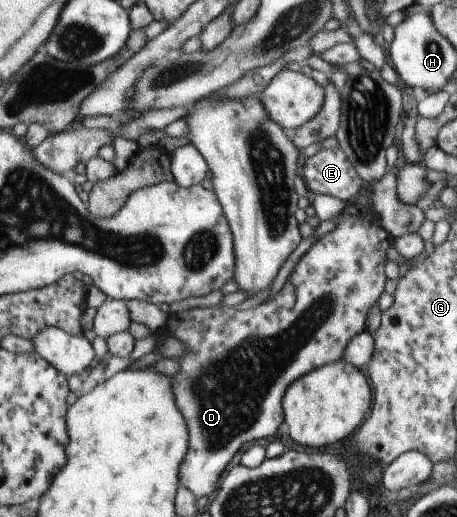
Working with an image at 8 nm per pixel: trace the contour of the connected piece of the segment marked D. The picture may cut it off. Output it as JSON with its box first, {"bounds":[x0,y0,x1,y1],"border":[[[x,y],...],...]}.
{"bounds":[163,202,392,497],"border":[[[344,202],[344,209],[337,218],[336,227],[327,234],[320,237],[316,243],[314,243],[306,253],[304,253],[301,259],[296,263],[292,273],[286,279],[284,287],[266,303],[261,302],[256,307],[250,307],[246,311],[242,309],[235,309],[234,307],[228,307],[225,302],[221,302],[215,307],[192,308],[191,310],[182,310],[181,312],[169,314],[168,321],[166,321],[165,329],[163,330],[163,336],[176,337],[178,341],[182,341],[186,345],[186,351],[182,357],[179,357],[178,363],[180,363],[180,369],[178,369],[178,377],[172,385],[172,393],[176,397],[176,407],[178,411],[182,413],[184,421],[186,421],[186,427],[188,427],[188,451],[180,463],[180,469],[178,469],[178,481],[180,486],[190,489],[196,497],[207,497],[216,489],[218,479],[220,475],[225,471],[226,465],[230,462],[232,457],[239,451],[242,445],[248,441],[254,441],[254,439],[266,439],[266,437],[272,437],[278,427],[283,422],[283,409],[282,399],[288,389],[288,385],[292,385],[296,379],[300,379],[302,375],[310,373],[310,369],[316,369],[316,367],[322,367],[322,365],[328,365],[334,361],[338,361],[340,357],[344,355],[344,349],[346,345],[350,343],[350,339],[356,337],[359,333],[364,332],[366,323],[366,317],[368,317],[369,310],[375,303],[378,303],[380,295],[384,293],[386,274],[384,273],[384,266],[386,265],[386,251],[392,244],[392,239],[389,233],[381,225],[381,221],[377,213],[369,208],[362,207],[350,202]]]}

